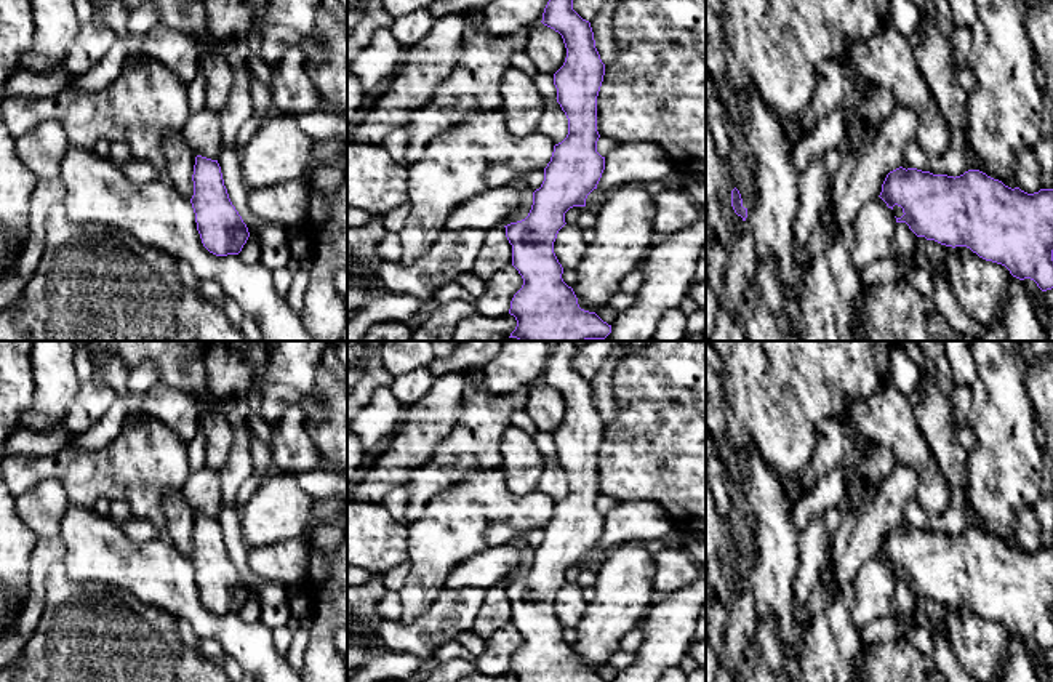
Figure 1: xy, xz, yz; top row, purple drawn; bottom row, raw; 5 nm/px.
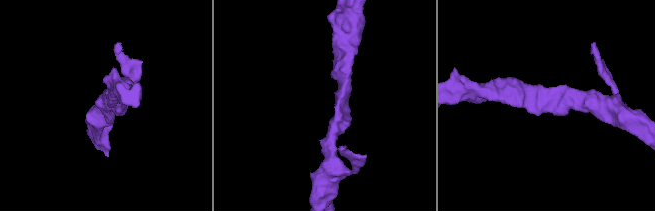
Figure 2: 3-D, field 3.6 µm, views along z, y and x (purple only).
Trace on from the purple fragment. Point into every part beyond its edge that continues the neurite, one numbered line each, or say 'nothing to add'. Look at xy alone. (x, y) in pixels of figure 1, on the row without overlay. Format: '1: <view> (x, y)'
nothing to add

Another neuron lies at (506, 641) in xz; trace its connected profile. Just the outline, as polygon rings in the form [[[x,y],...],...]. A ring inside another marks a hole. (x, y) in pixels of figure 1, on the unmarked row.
[[[509,623],[493,632],[486,640],[486,648],[475,658],[475,669],[482,676],[498,677],[509,672],[514,653],[522,647],[523,637]]]

